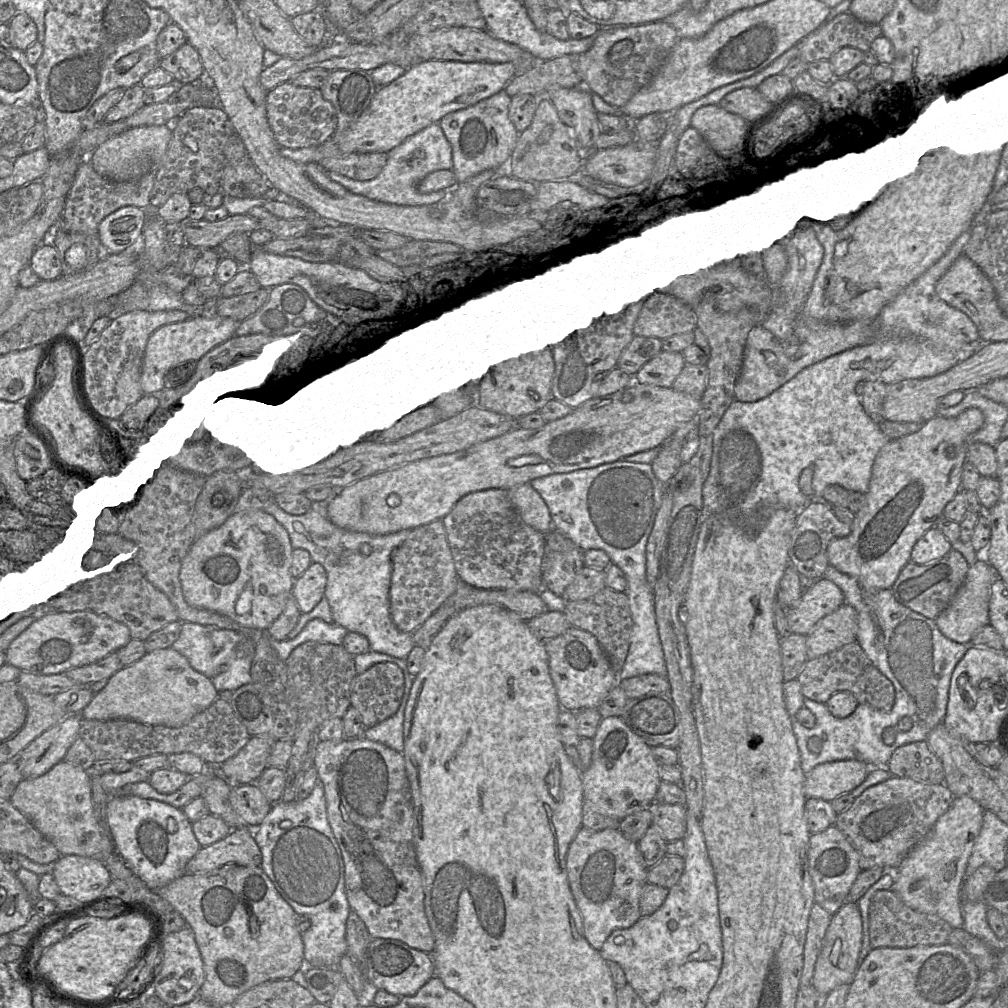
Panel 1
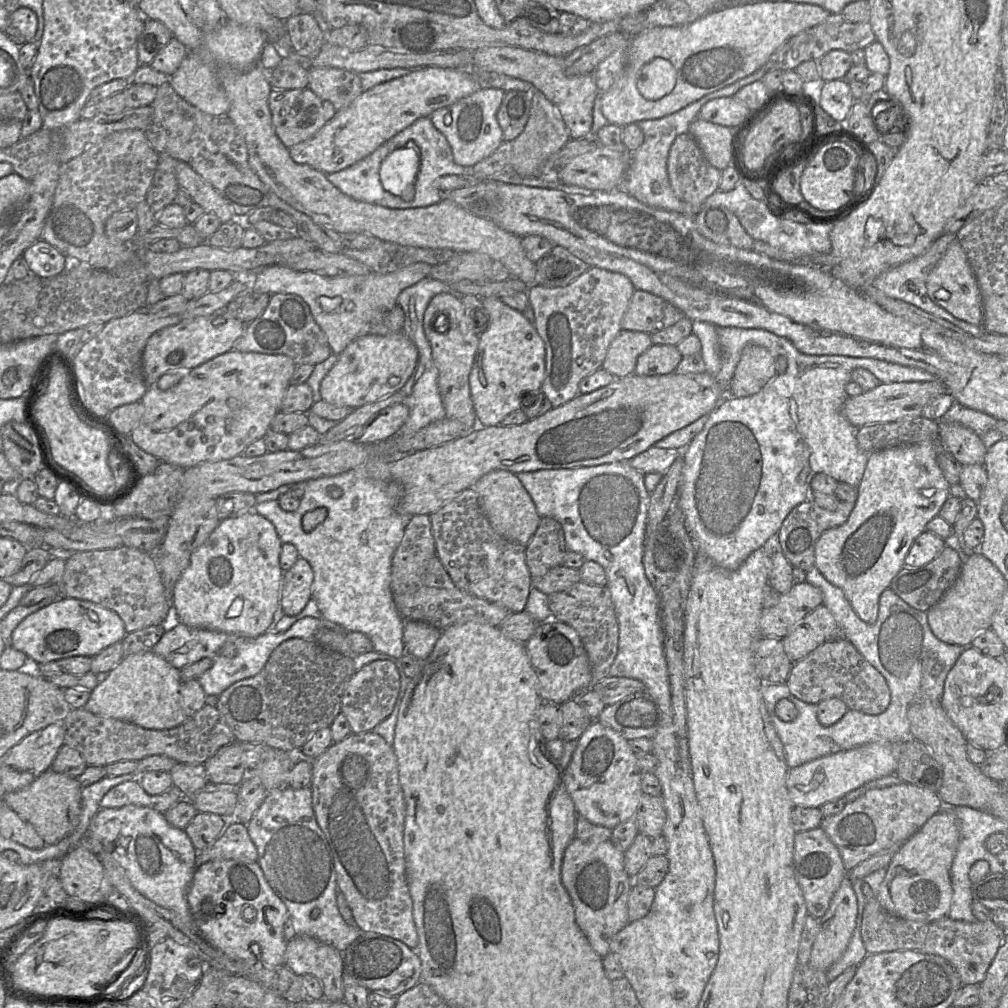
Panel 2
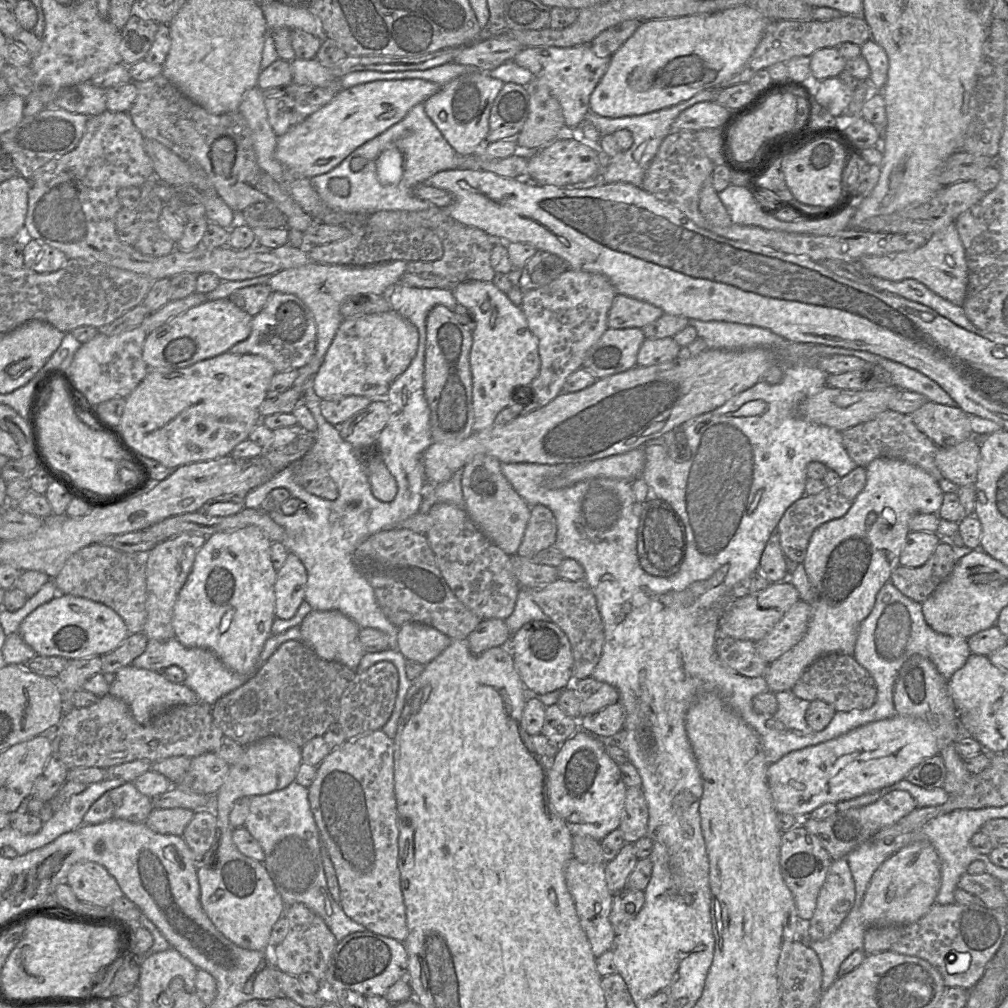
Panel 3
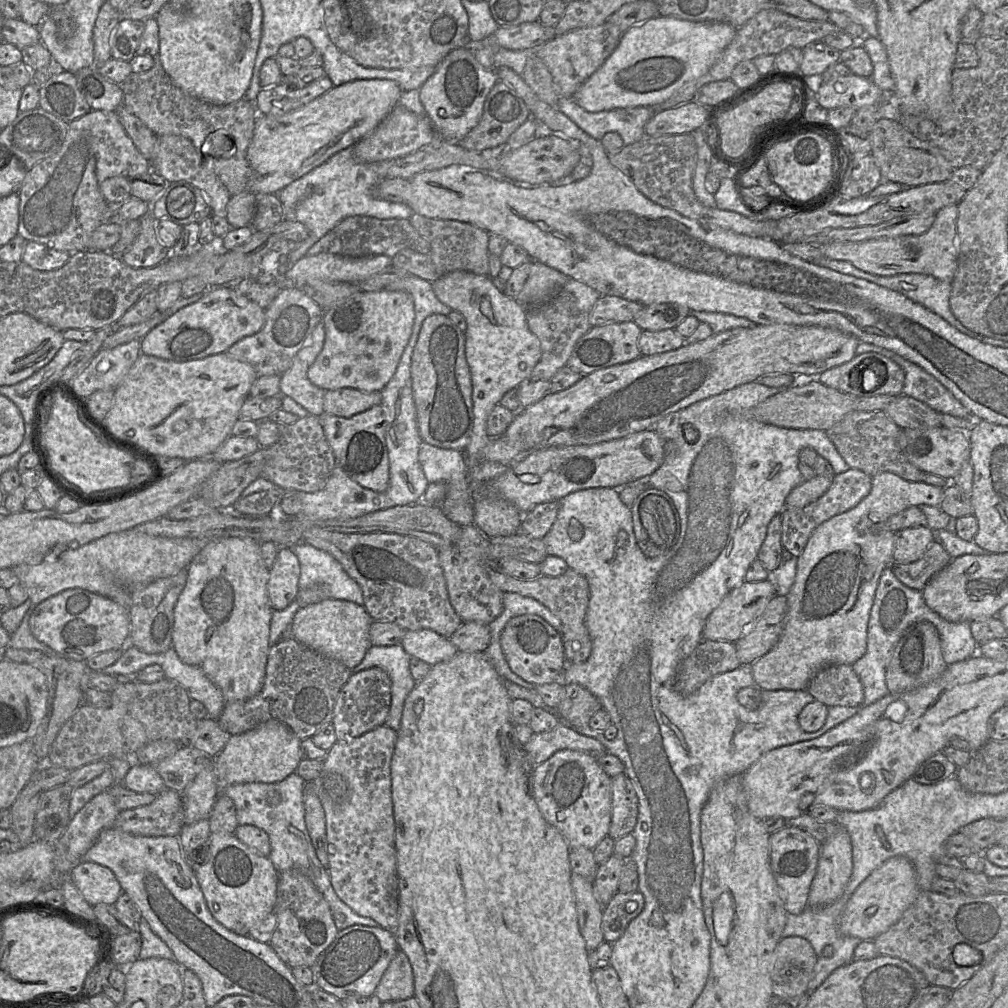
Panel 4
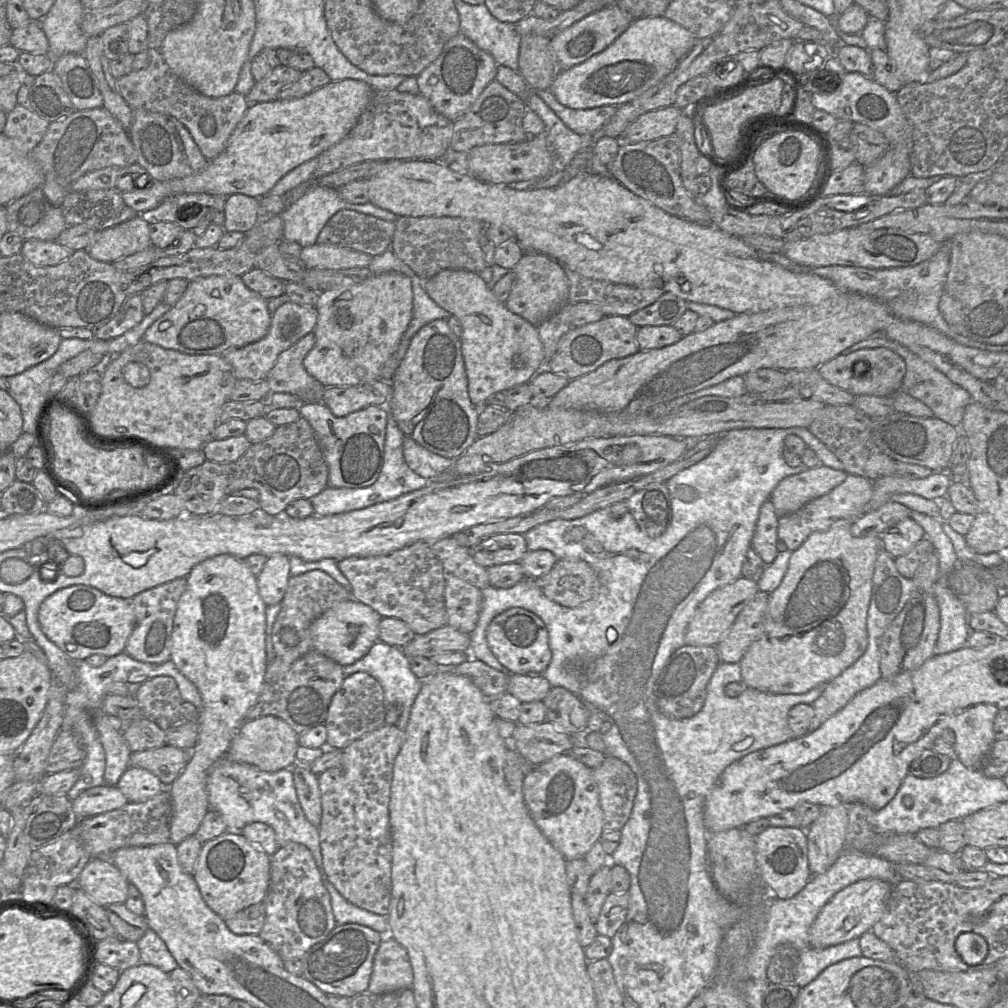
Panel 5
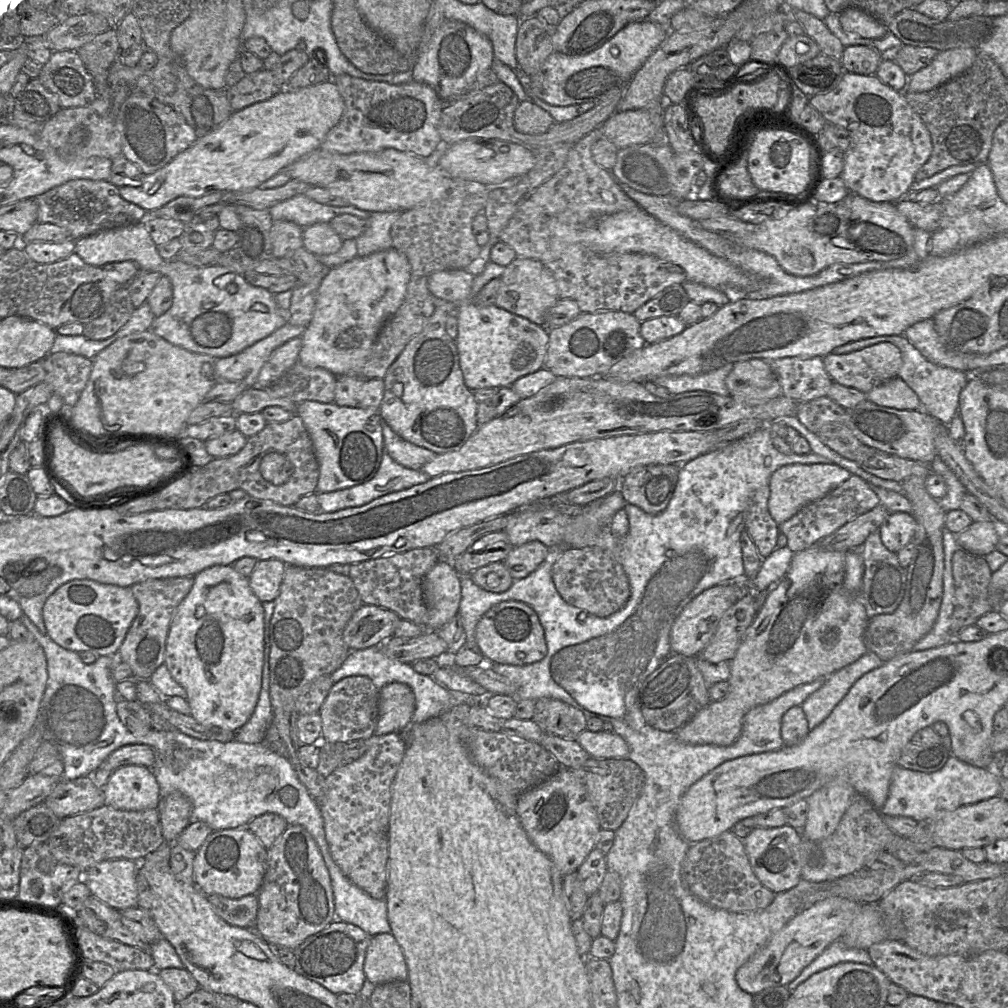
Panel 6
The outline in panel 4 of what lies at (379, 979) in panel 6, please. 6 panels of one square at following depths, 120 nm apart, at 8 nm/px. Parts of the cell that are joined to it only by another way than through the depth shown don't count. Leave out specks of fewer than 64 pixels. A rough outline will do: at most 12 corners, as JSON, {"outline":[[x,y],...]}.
{"outline":[[398,950],[375,991],[381,1002],[414,995],[412,967]]}

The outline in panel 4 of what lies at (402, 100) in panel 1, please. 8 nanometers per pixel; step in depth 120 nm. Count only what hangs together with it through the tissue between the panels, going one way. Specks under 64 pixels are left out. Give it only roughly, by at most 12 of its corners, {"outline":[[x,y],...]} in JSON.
{"outline":[[392,80],[258,114],[250,191],[276,194],[399,103]]}

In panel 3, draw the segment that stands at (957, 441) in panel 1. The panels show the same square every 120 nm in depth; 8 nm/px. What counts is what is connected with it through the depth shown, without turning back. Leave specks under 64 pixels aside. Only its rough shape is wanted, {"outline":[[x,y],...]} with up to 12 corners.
{"outline":[[883,457],[802,563],[803,638],[768,664],[791,691],[821,656],[854,654],[862,621],[900,565],[918,513],[945,493]]}

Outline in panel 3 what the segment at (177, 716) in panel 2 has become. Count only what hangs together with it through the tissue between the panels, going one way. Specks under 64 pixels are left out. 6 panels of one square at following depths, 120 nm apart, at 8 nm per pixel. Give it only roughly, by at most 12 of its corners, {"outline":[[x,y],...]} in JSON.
{"outline":[[125,666],[108,694],[140,724],[174,706],[197,705],[184,683],[162,670]]}

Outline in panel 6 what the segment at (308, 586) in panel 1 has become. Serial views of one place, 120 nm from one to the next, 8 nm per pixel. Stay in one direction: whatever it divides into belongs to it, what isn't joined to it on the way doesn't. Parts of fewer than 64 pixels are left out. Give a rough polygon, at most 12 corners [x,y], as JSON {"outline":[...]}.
{"outline":[[257,561],[248,580],[262,603],[278,596],[286,566]]}

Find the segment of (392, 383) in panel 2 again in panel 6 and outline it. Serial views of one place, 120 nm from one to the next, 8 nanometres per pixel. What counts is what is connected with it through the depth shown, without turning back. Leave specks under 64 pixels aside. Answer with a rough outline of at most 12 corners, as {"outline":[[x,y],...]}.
{"outline":[[393,247],[331,268],[299,362],[357,374],[403,303]]}

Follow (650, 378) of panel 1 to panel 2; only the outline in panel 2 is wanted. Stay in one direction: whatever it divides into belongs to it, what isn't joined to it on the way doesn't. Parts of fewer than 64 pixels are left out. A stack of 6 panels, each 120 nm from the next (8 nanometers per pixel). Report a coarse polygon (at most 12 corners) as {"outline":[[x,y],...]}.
{"outline":[[652,345],[634,373],[673,373],[682,359],[674,345]]}

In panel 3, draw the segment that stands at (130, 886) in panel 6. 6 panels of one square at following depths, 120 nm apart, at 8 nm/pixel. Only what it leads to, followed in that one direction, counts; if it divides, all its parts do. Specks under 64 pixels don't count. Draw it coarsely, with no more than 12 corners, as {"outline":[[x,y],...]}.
{"outline":[[91,861],[67,874],[79,901],[110,908],[123,896],[115,878]]}

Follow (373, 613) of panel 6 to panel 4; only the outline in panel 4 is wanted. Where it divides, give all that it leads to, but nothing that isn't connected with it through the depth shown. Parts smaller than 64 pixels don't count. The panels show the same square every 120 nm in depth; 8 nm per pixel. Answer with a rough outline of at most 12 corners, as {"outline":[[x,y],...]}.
{"outline":[[363,605],[300,608],[290,635],[353,669],[371,646]]}

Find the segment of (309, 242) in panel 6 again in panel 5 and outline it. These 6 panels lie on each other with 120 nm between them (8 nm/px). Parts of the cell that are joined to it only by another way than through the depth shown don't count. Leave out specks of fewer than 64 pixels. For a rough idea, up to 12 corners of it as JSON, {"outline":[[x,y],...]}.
{"outline":[[335,244],[302,248],[306,269],[367,267],[371,255]]}

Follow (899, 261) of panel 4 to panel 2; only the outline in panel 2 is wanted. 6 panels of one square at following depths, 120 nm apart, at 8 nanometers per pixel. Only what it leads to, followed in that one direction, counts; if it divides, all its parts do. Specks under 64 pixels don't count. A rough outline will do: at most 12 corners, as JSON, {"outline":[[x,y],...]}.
{"outline":[[957,238],[930,270],[929,298],[982,326],[980,288]]}

